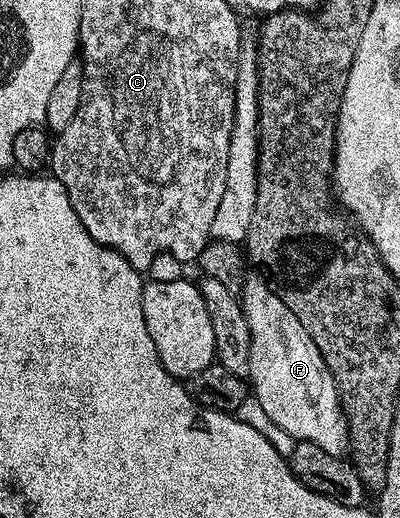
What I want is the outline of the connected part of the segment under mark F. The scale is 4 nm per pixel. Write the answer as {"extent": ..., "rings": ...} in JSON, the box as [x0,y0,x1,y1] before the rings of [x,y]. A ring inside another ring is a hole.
{"extent":[239,274,348,456],"rings":[[[249,274],[239,292],[246,325],[250,325],[250,384],[251,398],[262,405],[270,421],[278,429],[286,429],[290,437],[302,443],[318,445],[326,453],[347,456],[348,417],[340,404],[340,390],[334,377],[314,345],[314,337],[306,333],[306,325],[278,297],[263,274]]]}

